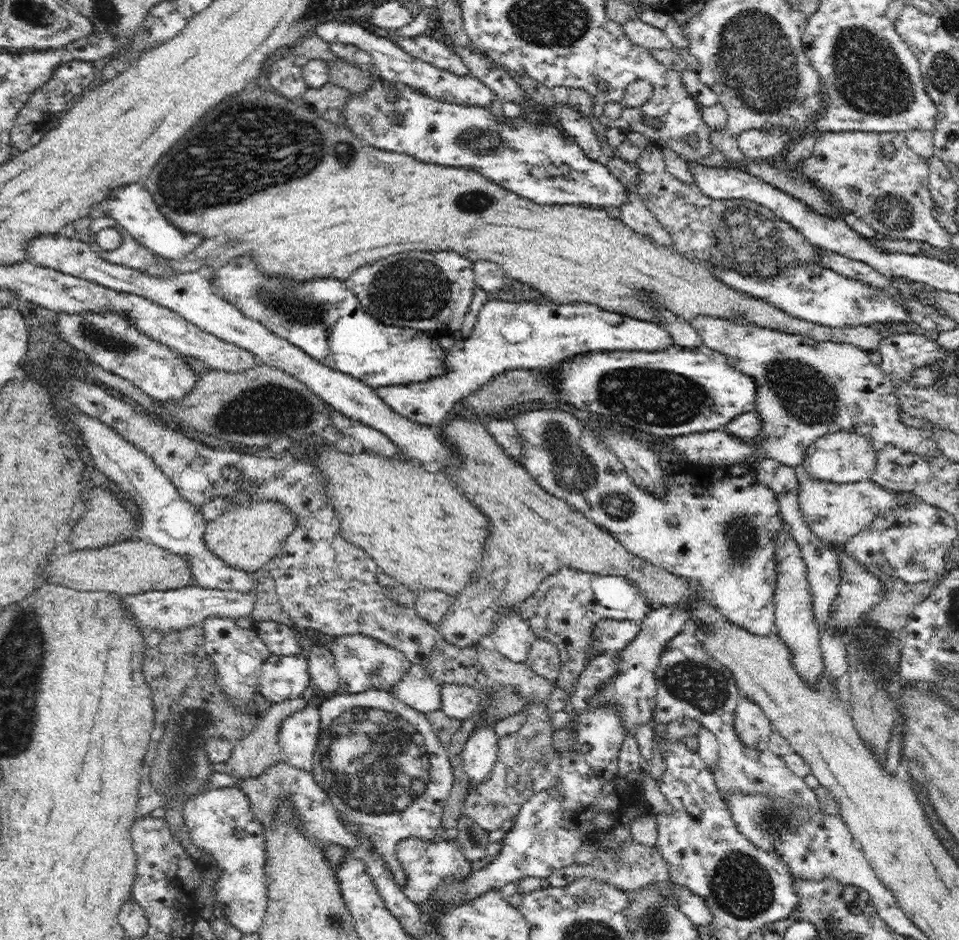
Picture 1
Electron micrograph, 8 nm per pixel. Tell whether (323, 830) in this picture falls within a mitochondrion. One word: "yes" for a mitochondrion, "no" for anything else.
no

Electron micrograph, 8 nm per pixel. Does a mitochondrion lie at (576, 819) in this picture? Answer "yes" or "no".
no

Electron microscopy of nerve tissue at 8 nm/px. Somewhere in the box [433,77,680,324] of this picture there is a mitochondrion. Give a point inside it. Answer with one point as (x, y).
(486, 143)

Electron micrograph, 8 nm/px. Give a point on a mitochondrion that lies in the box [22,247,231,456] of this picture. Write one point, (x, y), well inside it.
(89, 332)

